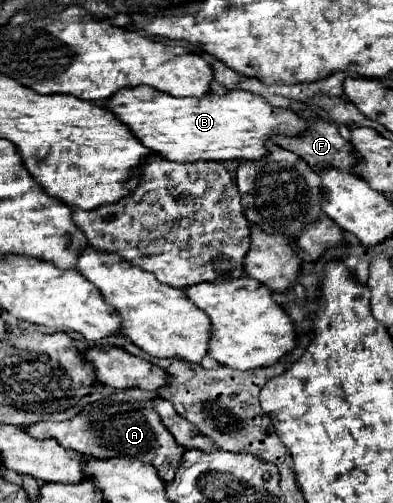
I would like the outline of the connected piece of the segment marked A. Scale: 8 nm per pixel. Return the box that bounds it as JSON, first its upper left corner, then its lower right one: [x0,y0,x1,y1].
[22,395,184,481]

